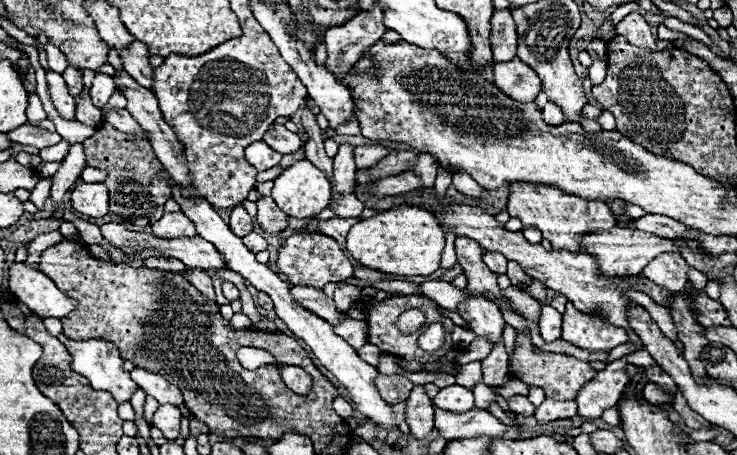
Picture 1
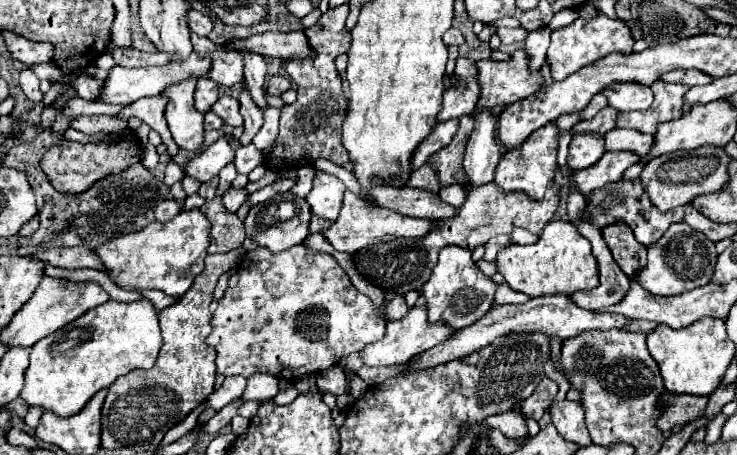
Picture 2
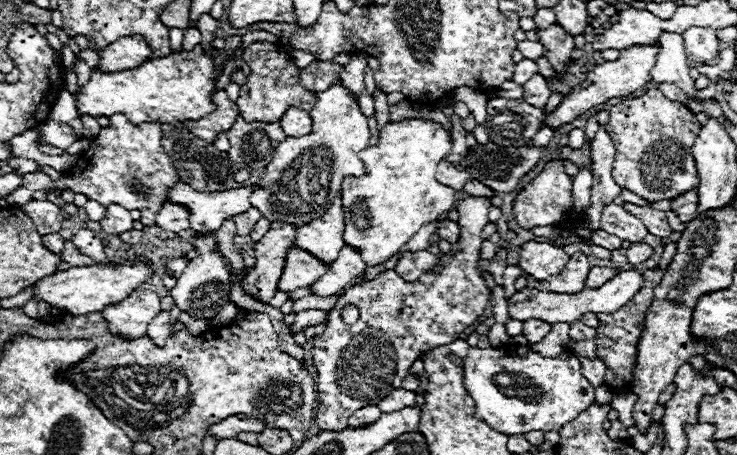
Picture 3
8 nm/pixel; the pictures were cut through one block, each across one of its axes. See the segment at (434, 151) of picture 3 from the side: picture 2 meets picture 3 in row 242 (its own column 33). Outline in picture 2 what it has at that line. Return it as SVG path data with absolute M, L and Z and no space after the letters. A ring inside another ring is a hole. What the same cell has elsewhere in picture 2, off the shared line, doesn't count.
M140 298L126 304L108 300L32 346L26 384L20 396L30 406L44 406L58 416L72 416L80 412L98 390L108 388L116 378L136 368L152 368L160 348L162 334L158 312L150 300Z

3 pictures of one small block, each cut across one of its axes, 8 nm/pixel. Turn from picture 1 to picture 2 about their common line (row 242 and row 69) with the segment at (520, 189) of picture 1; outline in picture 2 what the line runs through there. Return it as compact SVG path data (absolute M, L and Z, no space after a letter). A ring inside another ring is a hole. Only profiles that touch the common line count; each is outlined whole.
M596 14L594 18L576 18L570 26L552 32L552 42L548 48L548 62L554 80L564 80L566 76L578 72L580 68L608 56L610 52L632 52L634 38L630 26L618 18L608 18L606 14Z

